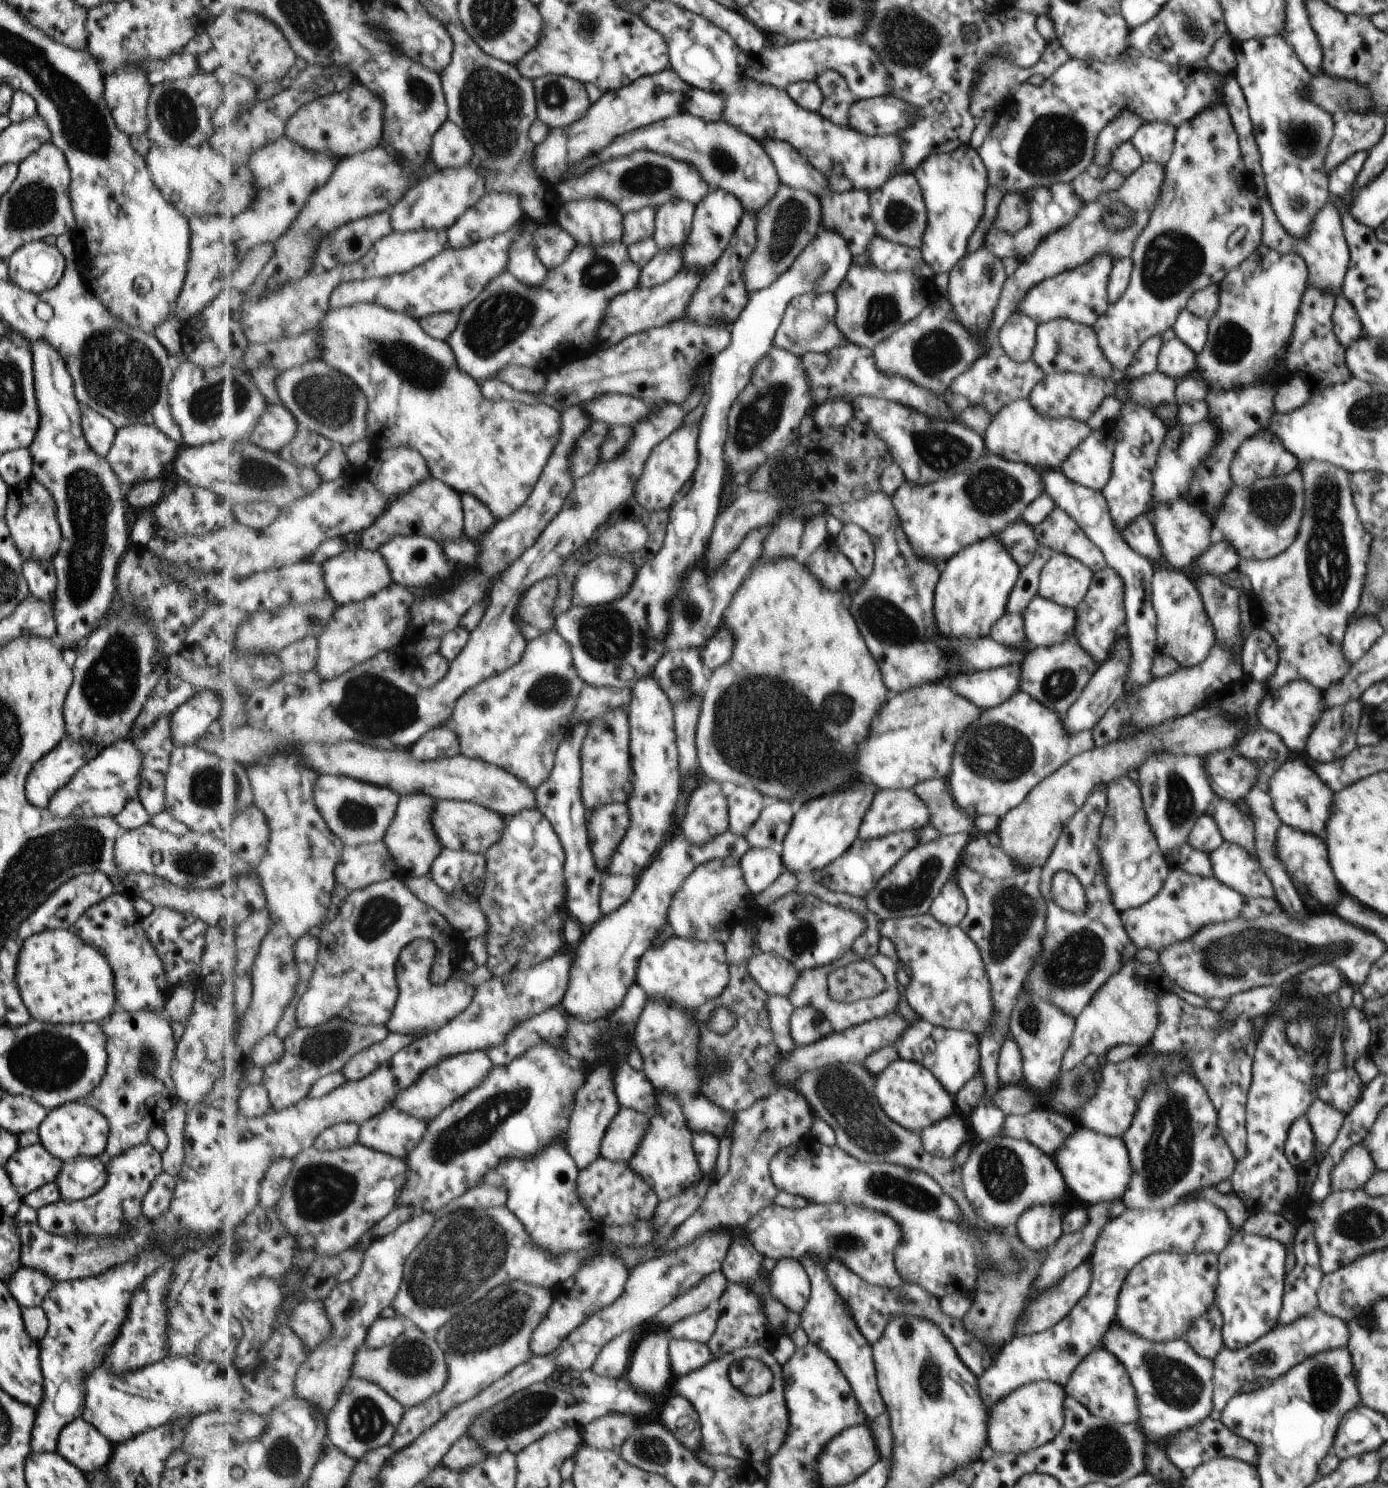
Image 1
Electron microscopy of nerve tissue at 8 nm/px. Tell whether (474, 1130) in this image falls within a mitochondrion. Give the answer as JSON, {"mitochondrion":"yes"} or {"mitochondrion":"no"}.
{"mitochondrion":"yes"}

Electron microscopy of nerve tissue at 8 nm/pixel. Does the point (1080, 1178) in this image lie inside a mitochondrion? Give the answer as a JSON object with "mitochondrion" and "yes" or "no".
{"mitochondrion":"no"}

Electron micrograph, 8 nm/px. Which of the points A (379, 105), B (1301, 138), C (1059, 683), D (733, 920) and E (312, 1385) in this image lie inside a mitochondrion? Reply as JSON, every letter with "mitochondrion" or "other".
{"A":"other","B":"mitochondrion","C":"mitochondrion","D":"other","E":"other"}

